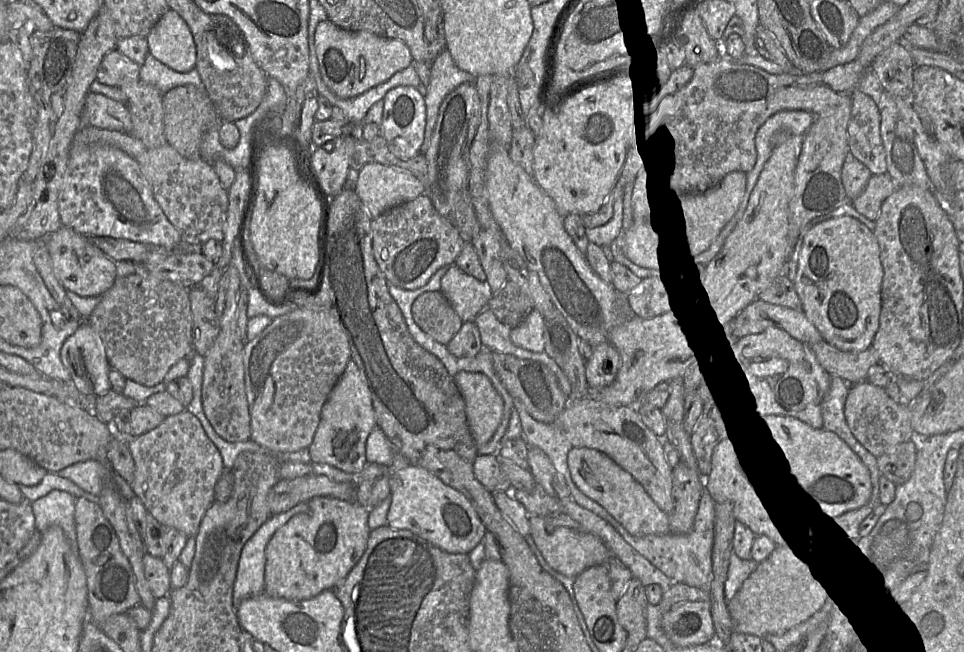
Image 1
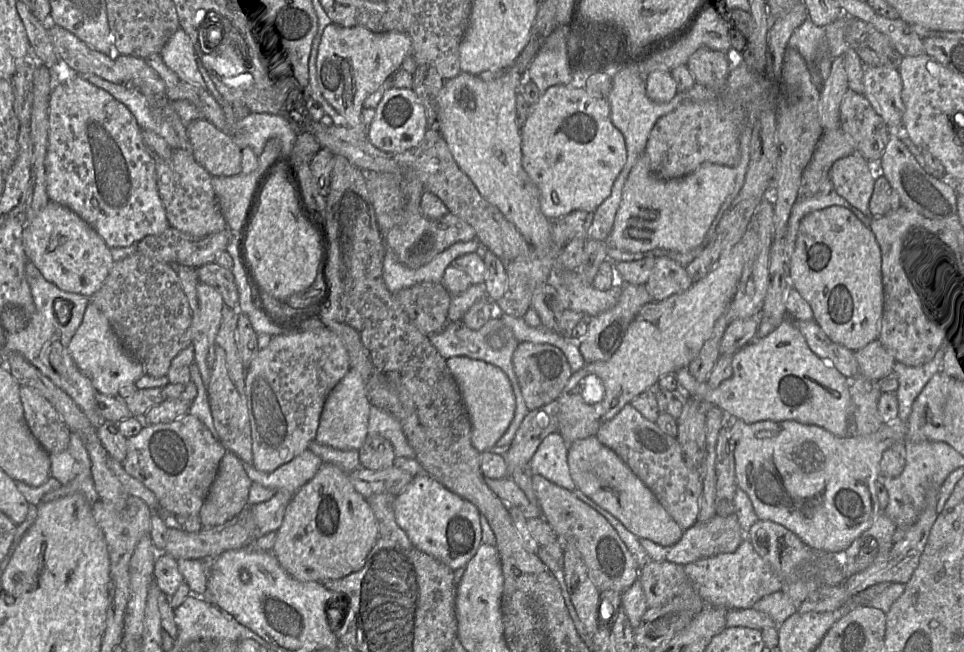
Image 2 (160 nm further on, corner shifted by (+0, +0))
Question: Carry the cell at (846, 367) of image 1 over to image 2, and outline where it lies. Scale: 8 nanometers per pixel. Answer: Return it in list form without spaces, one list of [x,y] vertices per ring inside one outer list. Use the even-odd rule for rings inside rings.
[[[875,339],[855,351],[858,363],[858,374],[879,380],[893,370],[895,357]]]

